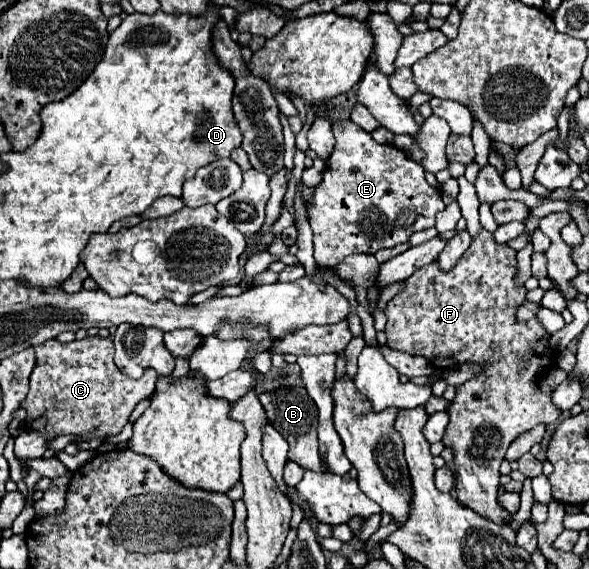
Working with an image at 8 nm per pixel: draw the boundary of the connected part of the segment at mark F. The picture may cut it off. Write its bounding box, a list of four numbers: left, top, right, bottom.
[387,231,561,525]

